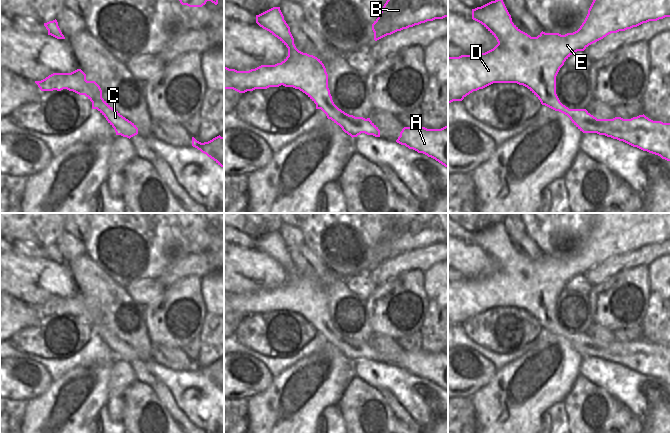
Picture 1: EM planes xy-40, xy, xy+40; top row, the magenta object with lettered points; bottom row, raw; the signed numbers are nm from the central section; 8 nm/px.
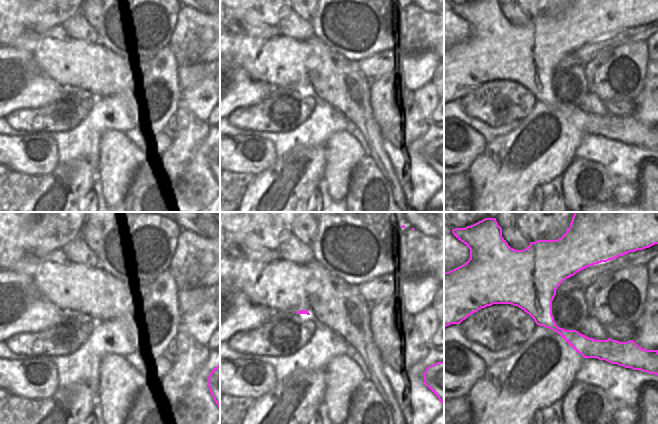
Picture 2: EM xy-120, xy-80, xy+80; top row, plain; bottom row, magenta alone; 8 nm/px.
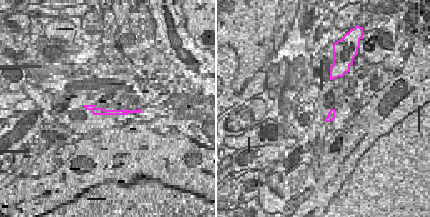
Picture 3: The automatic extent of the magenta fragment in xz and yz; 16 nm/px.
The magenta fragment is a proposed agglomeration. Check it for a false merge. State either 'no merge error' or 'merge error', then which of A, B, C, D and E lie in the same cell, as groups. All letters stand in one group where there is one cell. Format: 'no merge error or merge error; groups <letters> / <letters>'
no merge error; groups A B C D E

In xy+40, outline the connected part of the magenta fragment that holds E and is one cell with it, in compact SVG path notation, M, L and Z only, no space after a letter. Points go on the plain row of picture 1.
M594 213L594 224L584 246L577 255L565 259L542 255L537 261L531 261L512 246L511 239L502 223L491 225L481 231L472 233L472 243L481 247L496 262L498 268L485 277L448 281L448 327L462 325L473 315L483 313L493 307L517 307L527 311L540 324L542 329L567 339L572 347L583 357L605 359L670 385L670 347L653 345L644 338L631 343L621 341L597 343L586 333L569 333L560 326L556 318L556 300L564 286L573 277L584 275L589 269L611 257L625 255L643 247L657 245L665 241L670 241L670 213Z

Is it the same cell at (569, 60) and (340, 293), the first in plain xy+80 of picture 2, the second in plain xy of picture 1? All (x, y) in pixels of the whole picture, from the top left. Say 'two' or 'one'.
two

